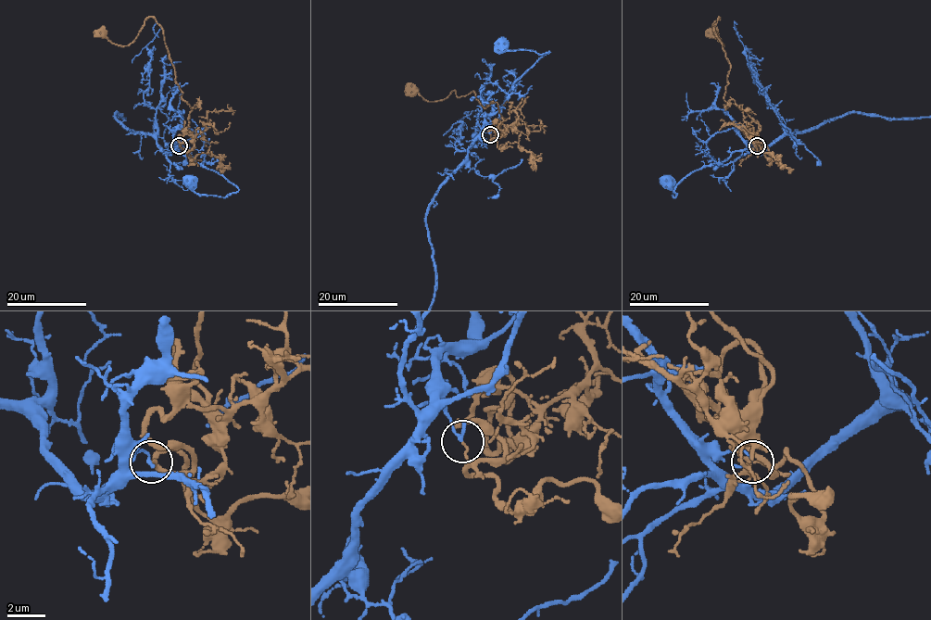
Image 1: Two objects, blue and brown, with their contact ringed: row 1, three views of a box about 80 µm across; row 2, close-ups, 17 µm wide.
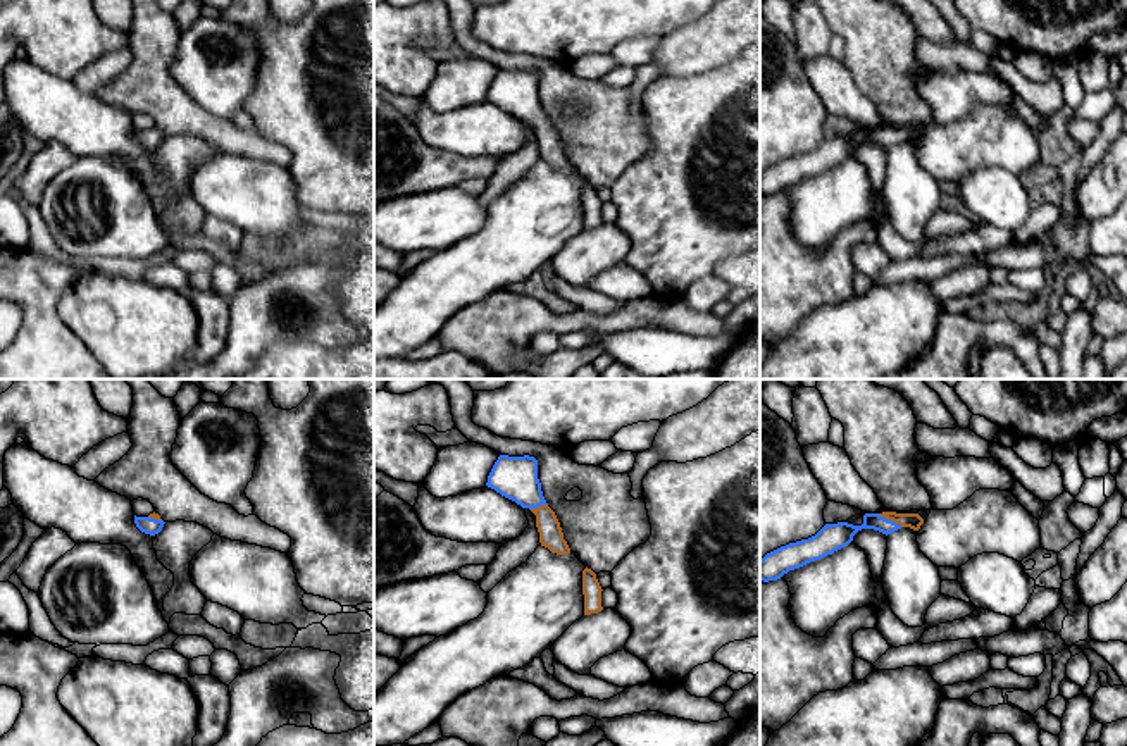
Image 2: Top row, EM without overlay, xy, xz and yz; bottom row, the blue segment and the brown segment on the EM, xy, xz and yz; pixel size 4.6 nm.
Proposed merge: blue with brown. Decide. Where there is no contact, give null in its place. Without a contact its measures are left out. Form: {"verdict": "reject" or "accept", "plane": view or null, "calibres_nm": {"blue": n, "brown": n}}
{"verdict": "reject", "plane": "yz", "calibres_nm": {"blue": 120, "brown": 80}}

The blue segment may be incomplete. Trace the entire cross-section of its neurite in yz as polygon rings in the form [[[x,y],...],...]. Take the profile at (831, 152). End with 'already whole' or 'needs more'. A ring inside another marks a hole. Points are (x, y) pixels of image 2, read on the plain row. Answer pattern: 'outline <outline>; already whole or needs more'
outline [[[865,127],[862,140],[848,136],[825,138],[815,150],[789,157],[767,167],[760,174],[760,195],[777,195],[789,184],[832,169],[848,160],[853,155],[853,150],[862,143],[874,143],[887,150],[901,143],[901,140],[881,131],[879,127]]]; already whole

